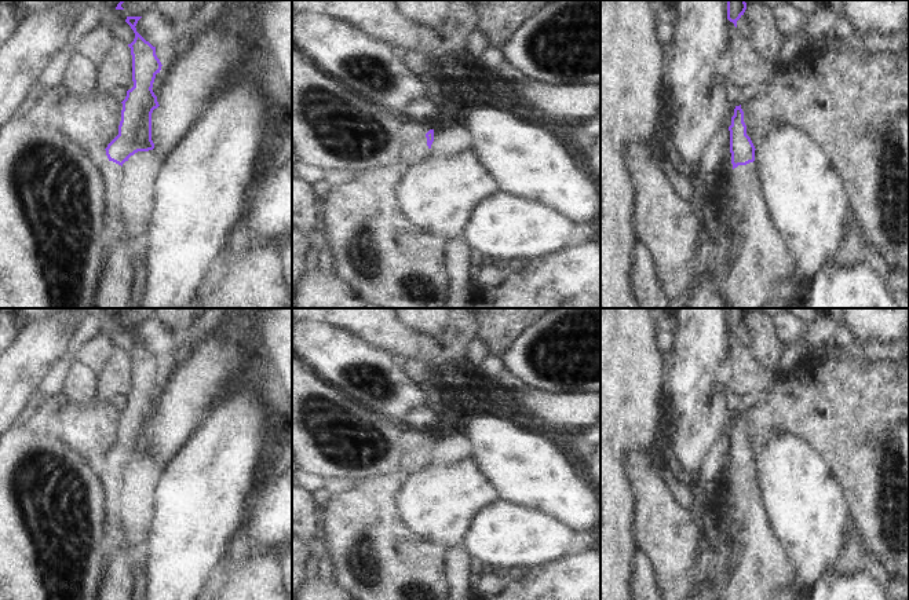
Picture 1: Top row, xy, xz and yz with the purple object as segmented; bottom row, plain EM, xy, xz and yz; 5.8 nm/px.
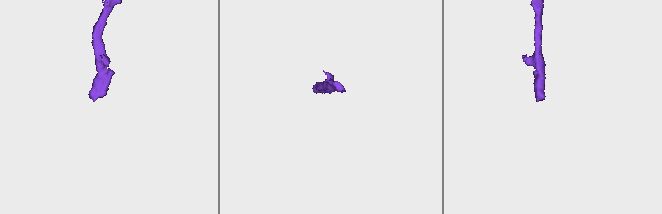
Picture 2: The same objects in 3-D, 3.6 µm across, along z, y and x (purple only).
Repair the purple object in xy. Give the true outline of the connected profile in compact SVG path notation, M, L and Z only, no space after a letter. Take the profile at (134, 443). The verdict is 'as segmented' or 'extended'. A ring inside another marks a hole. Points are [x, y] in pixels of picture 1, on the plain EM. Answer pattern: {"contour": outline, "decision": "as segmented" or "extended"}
{"contour": "M127 325L125 328L135 341L134 350L128 352L132 363L134 395L127 399L127 405L121 410L118 443L105 457L109 469L101 475L109 497L106 542L112 556L106 566L106 578L99 600L132 600L134 574L138 568L143 568L147 560L146 553L128 541L121 513L125 484L123 472L138 460L154 457L152 421L160 414L152 396L163 373L156 363L156 355L136 340L135 334L140 326Z", "decision": "extended"}

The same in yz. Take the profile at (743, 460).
{"contour": "M735 414L731 425L730 439L730 461L733 472L733 490L738 493L738 504L742 508L740 523L735 527L735 545L738 548L738 559L730 579L719 592L718 600L777 600L778 593L789 582L795 581L795 571L788 564L782 546L774 537L758 479L755 478L755 454L746 443L744 431L744 420Z", "decision": "extended"}

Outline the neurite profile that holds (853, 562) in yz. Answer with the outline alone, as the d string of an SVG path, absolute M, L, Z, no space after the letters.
M850 542L833 567L832 575L848 578L866 571L872 572L877 582L884 579L884 571L879 566L873 567L870 564L864 553L864 548L855 542Z

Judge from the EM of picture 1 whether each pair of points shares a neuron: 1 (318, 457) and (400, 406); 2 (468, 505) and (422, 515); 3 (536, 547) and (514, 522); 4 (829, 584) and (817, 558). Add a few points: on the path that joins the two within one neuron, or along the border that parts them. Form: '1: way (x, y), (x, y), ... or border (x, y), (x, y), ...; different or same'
1: border (357, 402), (402, 424); different
2: way (457, 505), (433, 505); same
3: way (530, 541), (517, 527); same
4: border (831, 570), (817, 585); different

